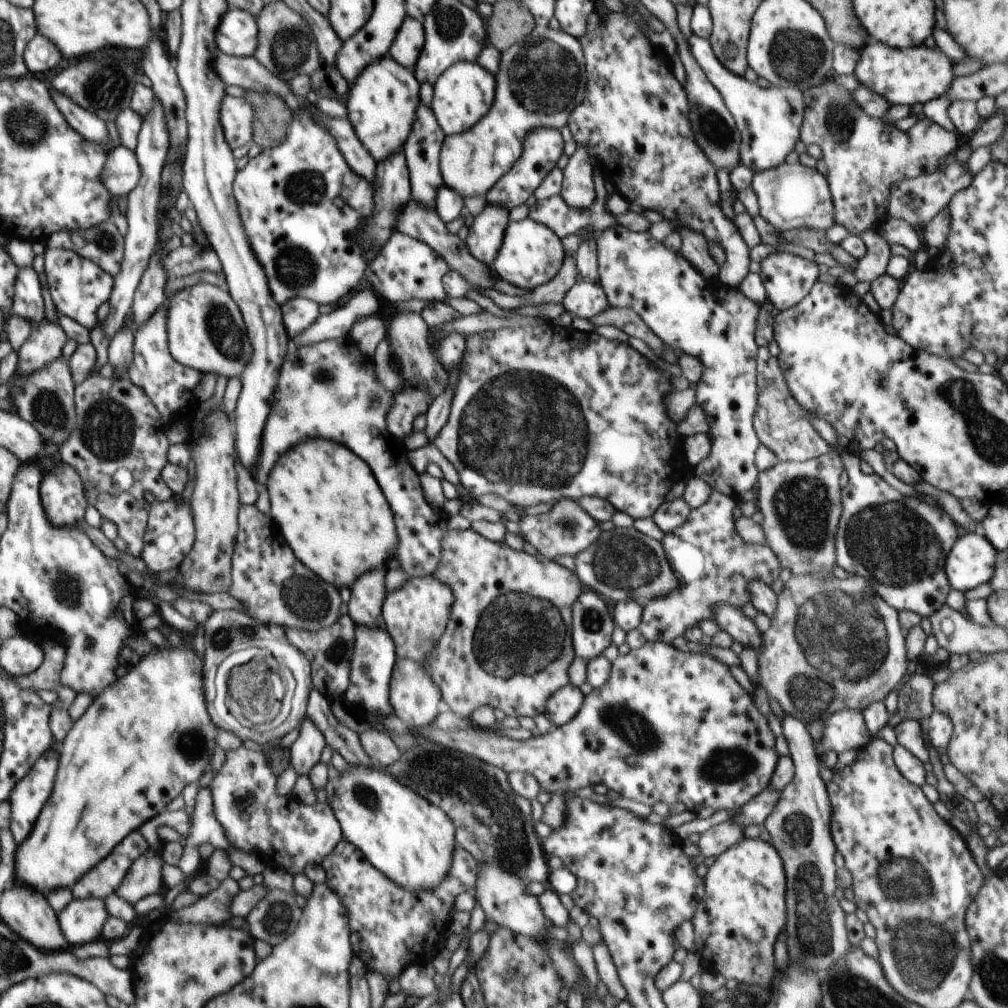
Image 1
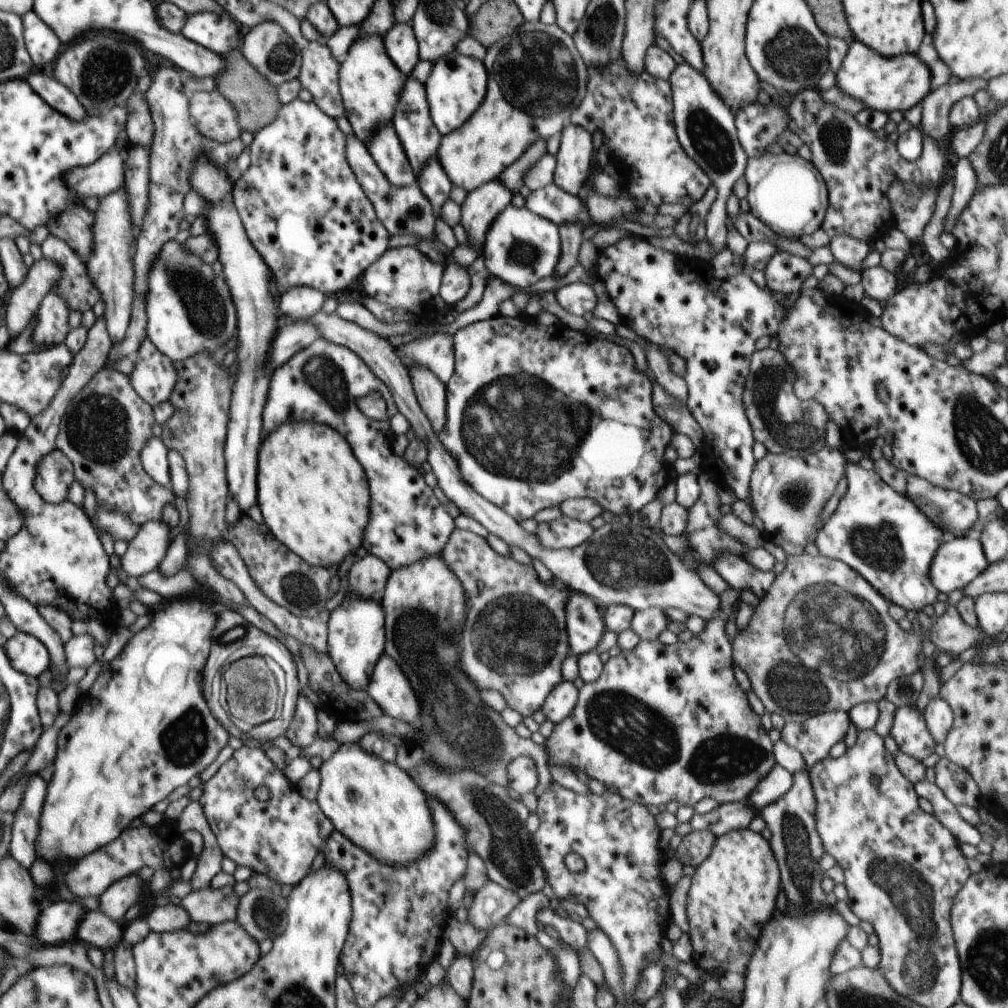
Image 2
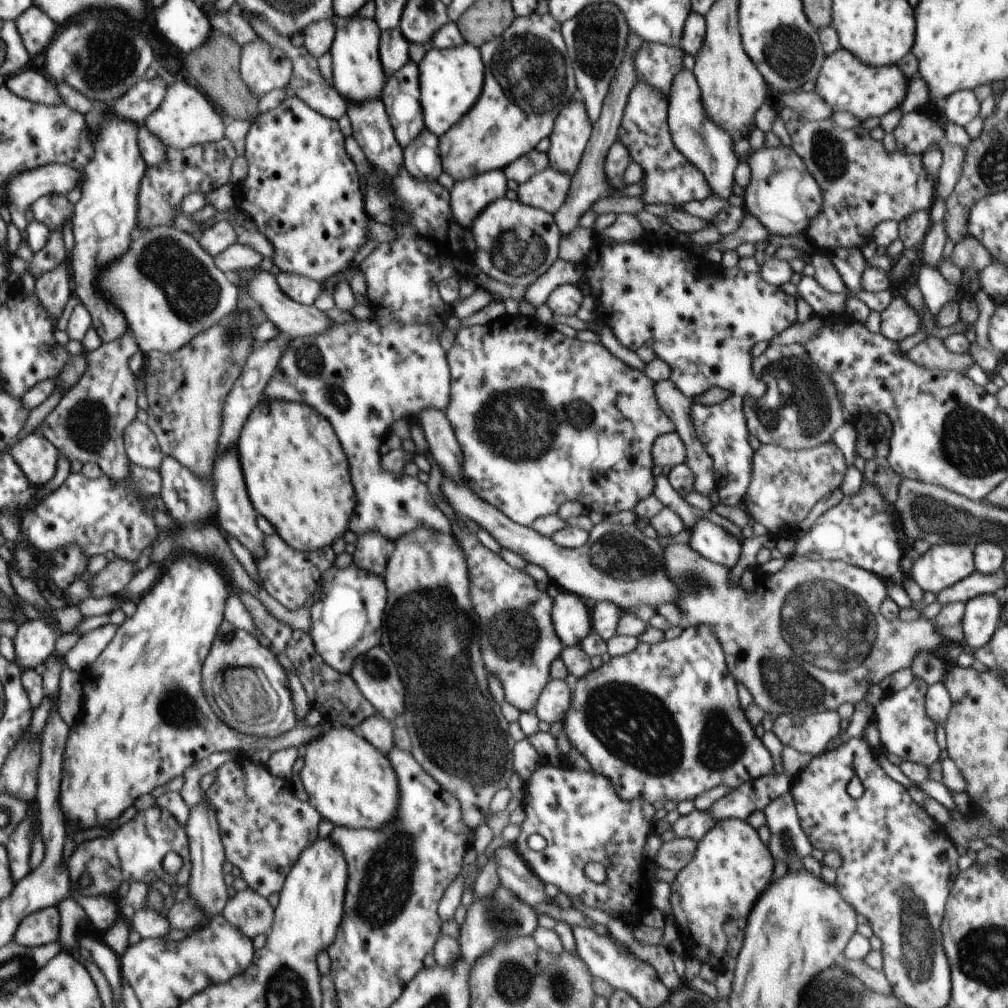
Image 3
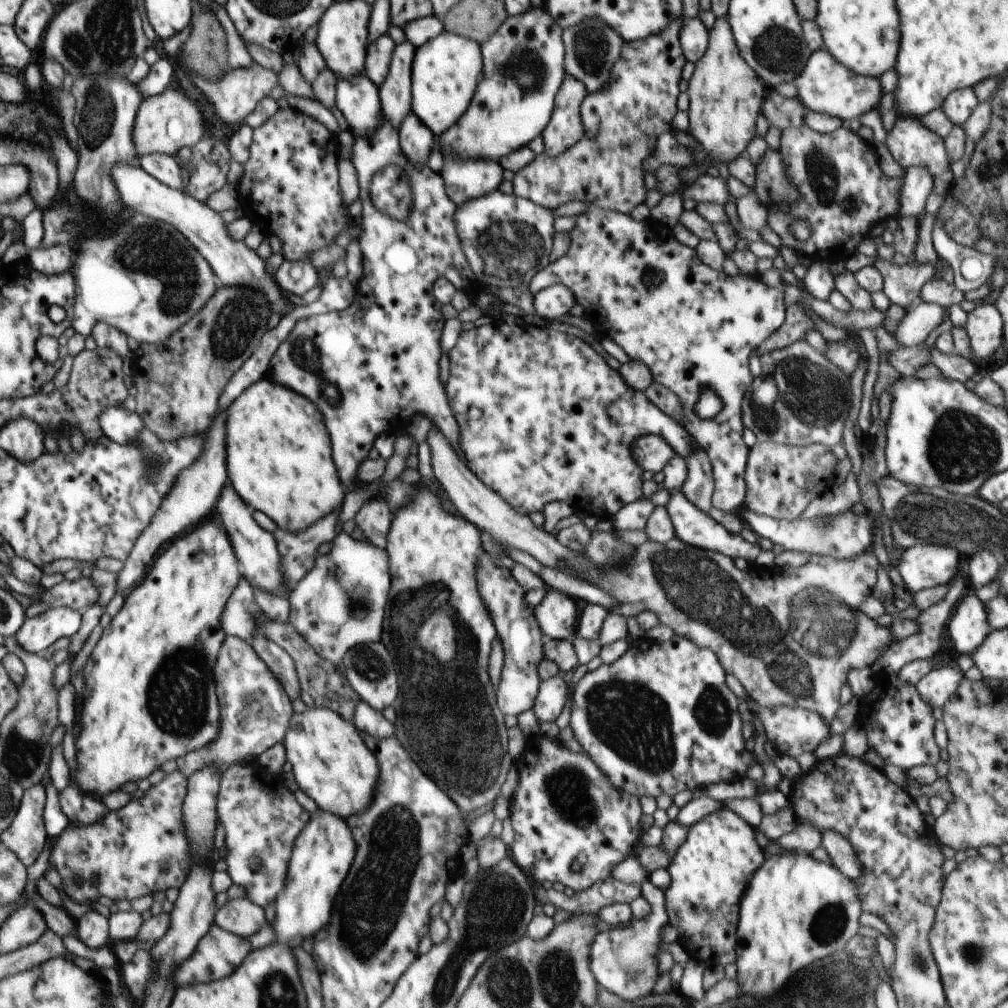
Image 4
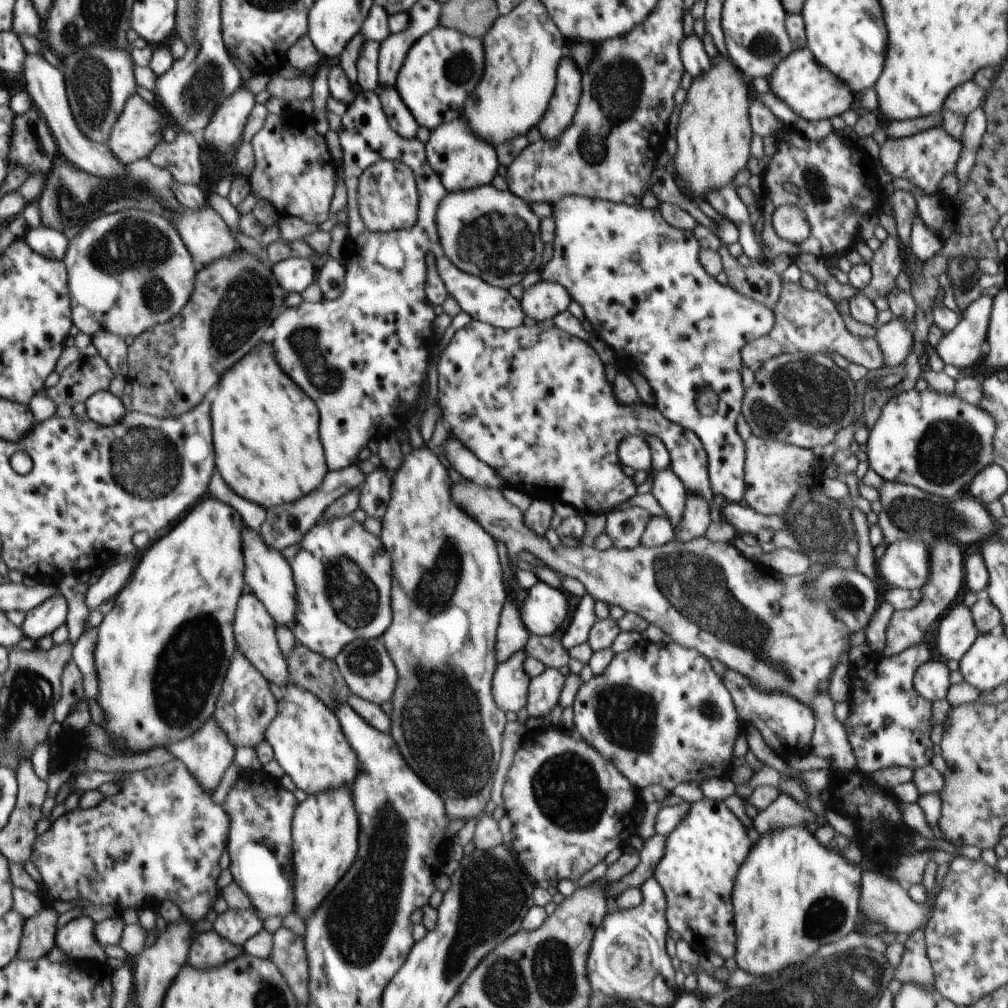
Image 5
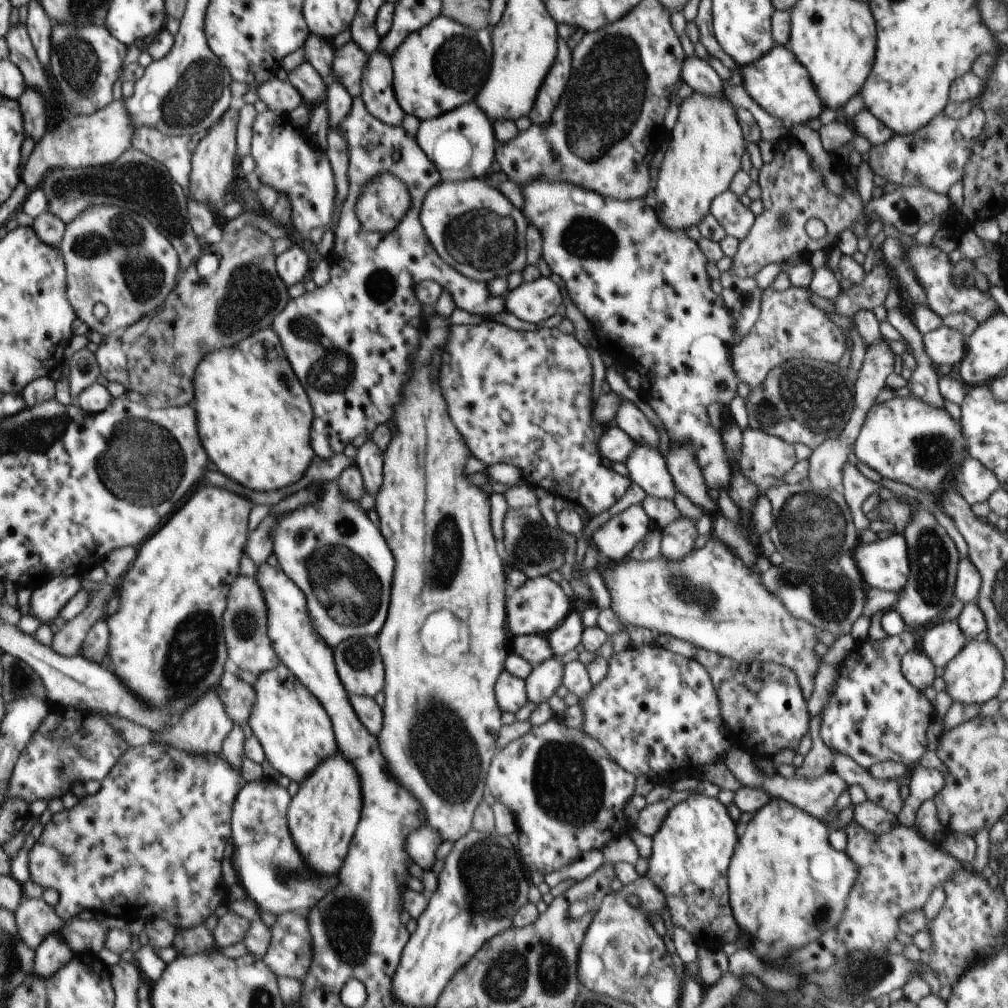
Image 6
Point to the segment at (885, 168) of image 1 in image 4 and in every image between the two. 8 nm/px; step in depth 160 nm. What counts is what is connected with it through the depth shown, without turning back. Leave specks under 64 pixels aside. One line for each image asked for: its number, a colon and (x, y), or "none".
2: (858, 165)
3: (862, 184)
4: (844, 193)

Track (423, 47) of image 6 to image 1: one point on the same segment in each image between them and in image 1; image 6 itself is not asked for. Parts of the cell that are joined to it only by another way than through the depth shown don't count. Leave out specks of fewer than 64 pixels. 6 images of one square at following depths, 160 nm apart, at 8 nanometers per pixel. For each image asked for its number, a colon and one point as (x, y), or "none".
1: (464, 92)
2: (457, 85)
3: (450, 80)
4: (446, 70)
5: (442, 68)

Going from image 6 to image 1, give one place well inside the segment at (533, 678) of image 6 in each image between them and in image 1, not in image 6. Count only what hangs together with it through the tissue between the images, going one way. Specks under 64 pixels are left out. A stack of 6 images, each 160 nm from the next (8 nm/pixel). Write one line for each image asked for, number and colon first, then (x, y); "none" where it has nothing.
1: (563, 705)
2: (561, 701)
3: (554, 701)
4: (552, 695)
5: (544, 690)

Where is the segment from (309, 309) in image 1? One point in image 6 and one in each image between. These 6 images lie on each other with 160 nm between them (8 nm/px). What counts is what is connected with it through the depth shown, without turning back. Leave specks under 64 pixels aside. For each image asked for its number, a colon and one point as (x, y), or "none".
2: (297, 304)
3: (301, 289)
4: (294, 277)
5: (295, 274)
6: (292, 266)

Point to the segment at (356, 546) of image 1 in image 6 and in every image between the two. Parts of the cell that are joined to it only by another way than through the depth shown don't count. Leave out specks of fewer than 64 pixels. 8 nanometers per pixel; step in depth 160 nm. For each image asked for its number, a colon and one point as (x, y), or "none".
2: (312, 491)
3: (309, 506)
4: (279, 460)
5: (265, 429)
6: (255, 417)

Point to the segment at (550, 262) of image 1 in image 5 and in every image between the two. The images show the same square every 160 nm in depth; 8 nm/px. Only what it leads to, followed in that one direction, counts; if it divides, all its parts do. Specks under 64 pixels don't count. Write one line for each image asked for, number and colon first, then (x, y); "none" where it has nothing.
2: (521, 247)
3: (516, 244)
4: (507, 239)
5: (494, 235)

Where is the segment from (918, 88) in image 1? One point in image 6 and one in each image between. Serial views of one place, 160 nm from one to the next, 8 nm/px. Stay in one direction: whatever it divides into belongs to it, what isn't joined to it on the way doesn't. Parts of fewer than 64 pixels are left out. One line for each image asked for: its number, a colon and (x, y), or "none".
2: (882, 83)
3: (847, 84)
4: (826, 86)
5: (813, 92)
6: (778, 82)

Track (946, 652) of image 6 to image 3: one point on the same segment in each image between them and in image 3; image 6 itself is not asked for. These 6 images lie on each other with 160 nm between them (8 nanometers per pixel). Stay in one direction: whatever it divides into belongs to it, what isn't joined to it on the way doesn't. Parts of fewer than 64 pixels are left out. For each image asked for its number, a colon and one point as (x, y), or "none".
3: (981, 618)
4: (968, 627)
5: (957, 632)

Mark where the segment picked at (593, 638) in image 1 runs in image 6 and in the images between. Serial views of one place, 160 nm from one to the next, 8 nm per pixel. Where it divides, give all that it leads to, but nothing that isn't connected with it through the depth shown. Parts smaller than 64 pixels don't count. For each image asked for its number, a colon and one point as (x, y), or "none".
2: (585, 627)
3: (572, 620)
4: (556, 615)
5: (544, 610)
6: (537, 607)

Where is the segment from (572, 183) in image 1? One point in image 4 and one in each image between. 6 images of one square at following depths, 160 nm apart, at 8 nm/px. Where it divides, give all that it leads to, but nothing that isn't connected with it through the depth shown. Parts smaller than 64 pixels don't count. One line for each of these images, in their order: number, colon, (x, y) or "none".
2: (576, 152)
3: (572, 129)
4: (565, 129)

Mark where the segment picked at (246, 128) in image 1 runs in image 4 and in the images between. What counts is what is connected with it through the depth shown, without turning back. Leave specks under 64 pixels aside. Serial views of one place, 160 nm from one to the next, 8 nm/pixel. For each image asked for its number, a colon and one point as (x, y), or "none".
2: (215, 118)
3: (185, 118)
4: (169, 121)

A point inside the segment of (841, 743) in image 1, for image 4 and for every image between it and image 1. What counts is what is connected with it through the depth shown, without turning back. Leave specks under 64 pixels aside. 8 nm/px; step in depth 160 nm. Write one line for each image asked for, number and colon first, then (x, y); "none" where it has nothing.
2: (814, 737)
3: (809, 735)
4: (792, 730)

